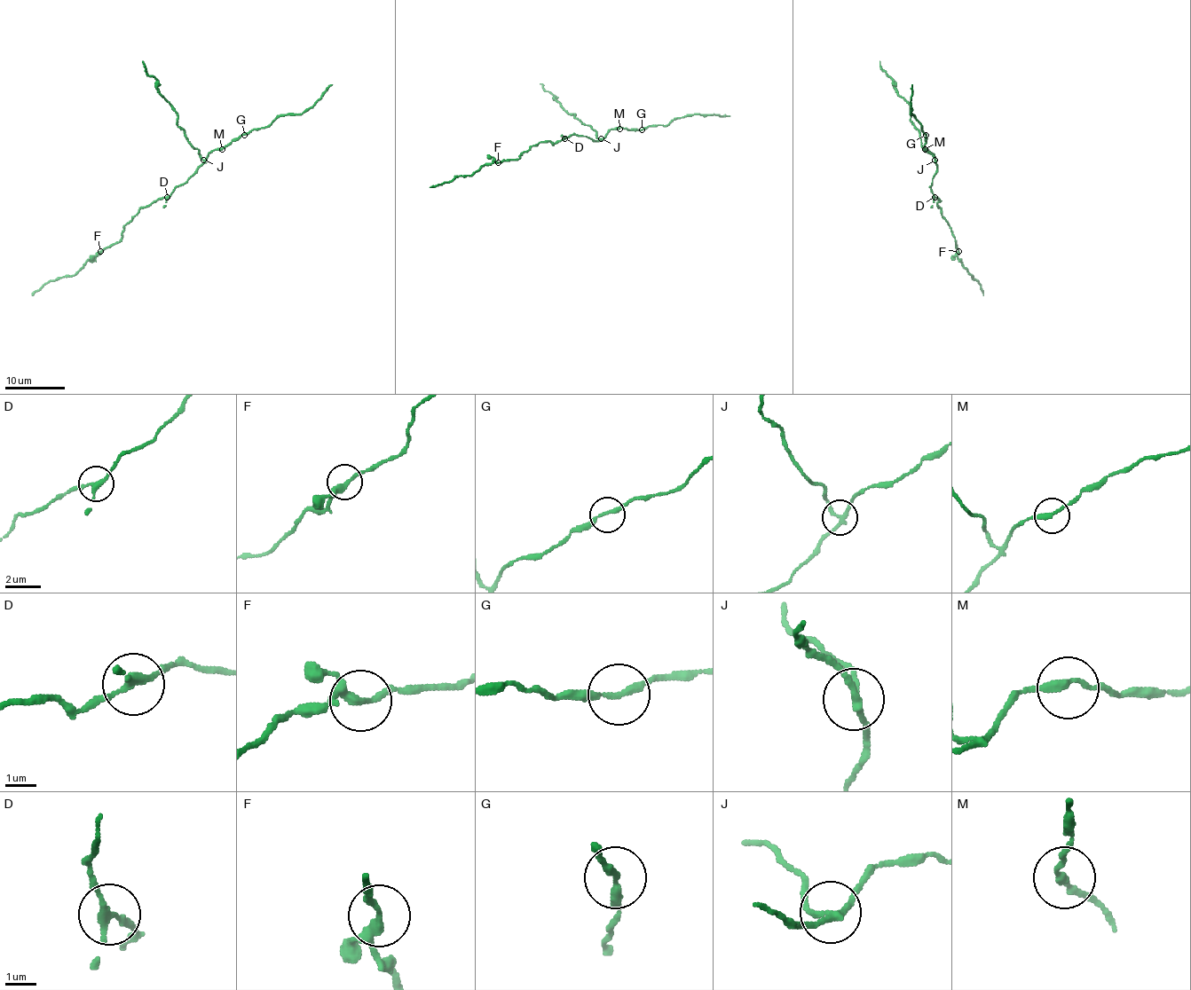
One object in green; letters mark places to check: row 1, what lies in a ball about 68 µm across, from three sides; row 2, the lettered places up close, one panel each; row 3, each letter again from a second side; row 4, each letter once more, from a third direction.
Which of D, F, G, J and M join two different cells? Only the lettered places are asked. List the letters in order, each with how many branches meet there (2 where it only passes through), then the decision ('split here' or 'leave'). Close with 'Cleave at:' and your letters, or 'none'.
D: 3 | leave
F: 3 | leave
G: 2 | leave
J: 3 | split here
M: 2 | leave
Cleave at: J

